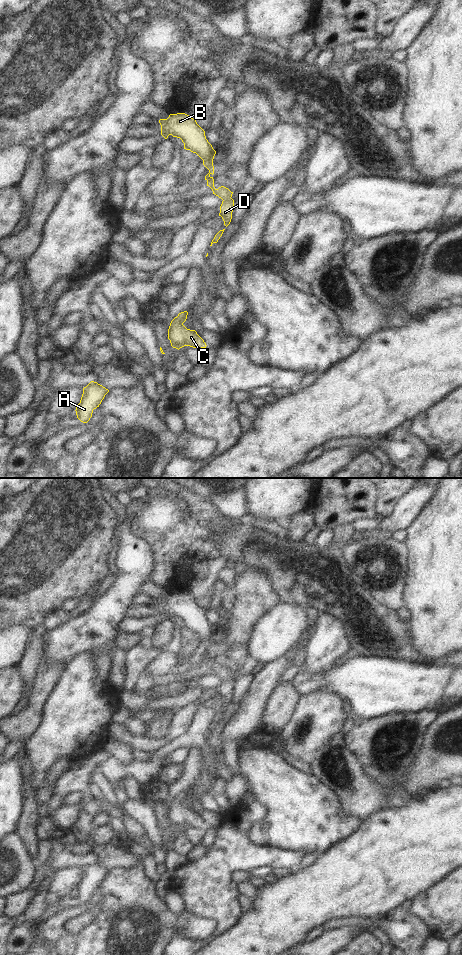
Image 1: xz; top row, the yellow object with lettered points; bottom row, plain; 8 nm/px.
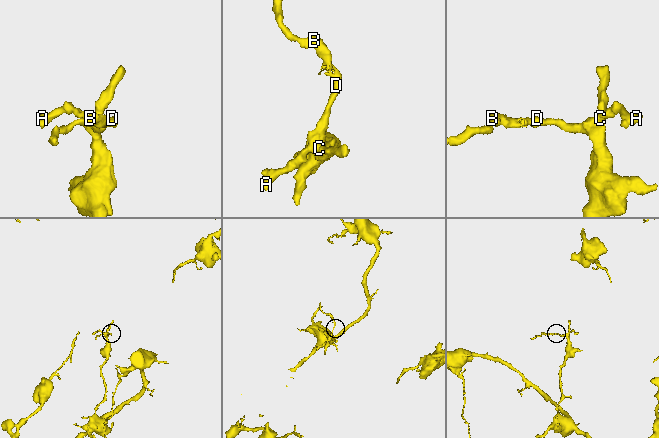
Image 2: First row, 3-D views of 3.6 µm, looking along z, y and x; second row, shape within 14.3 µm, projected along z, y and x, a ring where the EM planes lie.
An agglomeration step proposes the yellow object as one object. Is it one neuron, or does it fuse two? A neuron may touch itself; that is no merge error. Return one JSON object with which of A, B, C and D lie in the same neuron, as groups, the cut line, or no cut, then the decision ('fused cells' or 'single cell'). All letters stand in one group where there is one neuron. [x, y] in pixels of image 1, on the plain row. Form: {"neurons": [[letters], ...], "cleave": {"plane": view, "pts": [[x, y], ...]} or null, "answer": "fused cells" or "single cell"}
{"neurons": [["A", "B", "C", "D"]], "cleave": null, "answer": "single cell"}

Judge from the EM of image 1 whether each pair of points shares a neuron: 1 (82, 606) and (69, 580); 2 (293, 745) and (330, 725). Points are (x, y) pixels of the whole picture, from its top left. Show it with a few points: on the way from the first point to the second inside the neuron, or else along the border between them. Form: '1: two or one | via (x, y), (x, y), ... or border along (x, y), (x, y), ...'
1: two | border along (84, 595), (78, 598)
2: one | via (302, 740), (317, 725), (321, 725)

